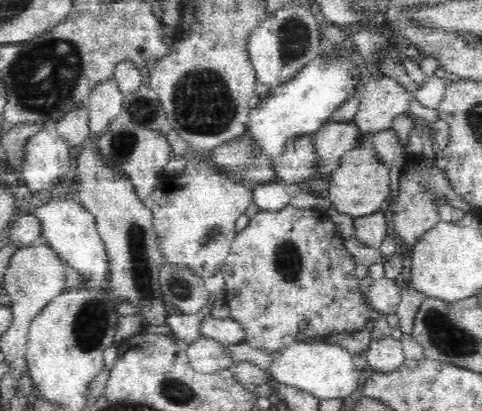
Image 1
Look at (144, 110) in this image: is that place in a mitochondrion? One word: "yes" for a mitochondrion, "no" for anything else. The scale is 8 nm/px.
yes

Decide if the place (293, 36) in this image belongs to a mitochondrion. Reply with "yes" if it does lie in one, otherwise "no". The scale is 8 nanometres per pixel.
yes

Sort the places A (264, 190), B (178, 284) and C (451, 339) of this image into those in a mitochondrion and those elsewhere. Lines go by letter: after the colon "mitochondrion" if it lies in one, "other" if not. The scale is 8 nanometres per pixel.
A: other
B: mitochondrion
C: mitochondrion

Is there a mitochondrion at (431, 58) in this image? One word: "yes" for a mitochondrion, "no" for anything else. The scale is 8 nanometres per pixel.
no

